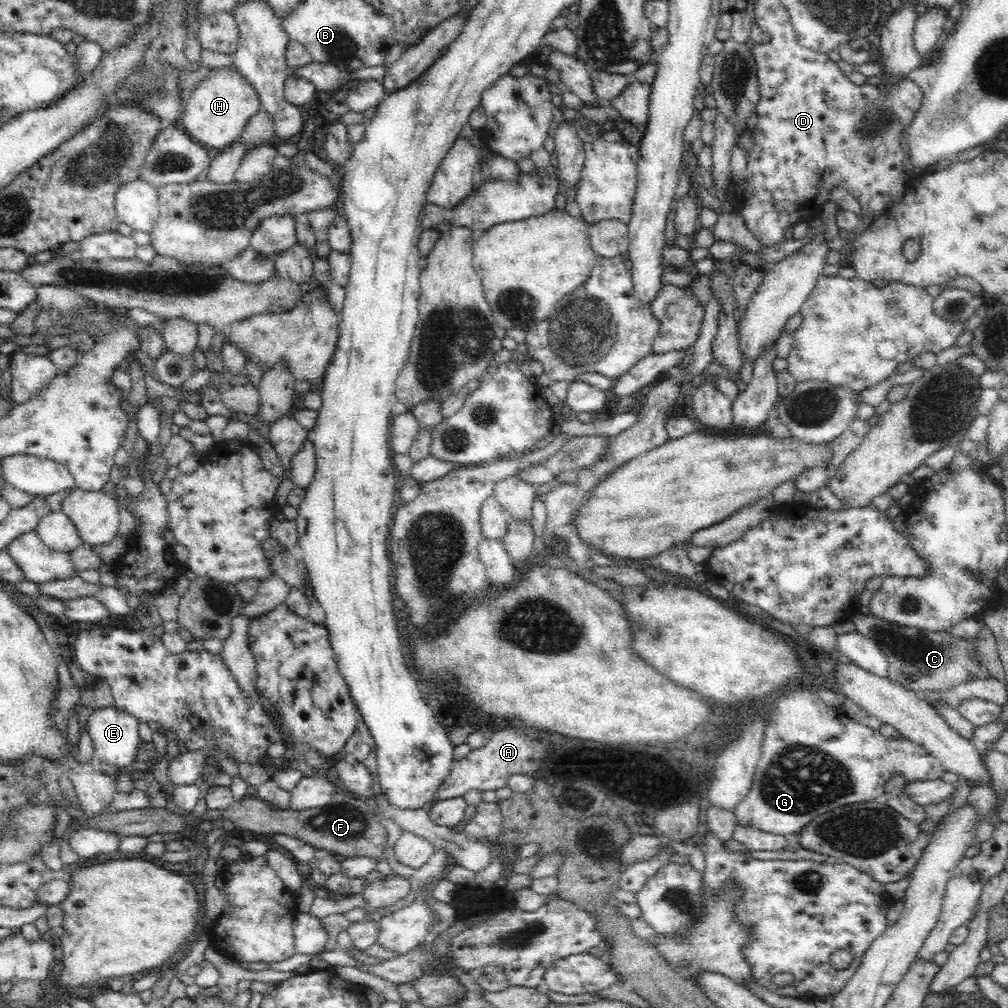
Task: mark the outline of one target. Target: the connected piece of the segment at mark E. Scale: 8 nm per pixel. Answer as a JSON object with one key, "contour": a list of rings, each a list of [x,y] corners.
{"contour":[[[114,707],[96,709],[86,725],[94,745],[94,755],[100,757],[102,763],[120,769],[118,776],[114,779],[117,792],[130,792],[136,786],[136,780],[132,778],[134,770],[130,770],[129,767],[136,761],[136,753],[142,744],[139,726],[140,721],[135,716],[118,711]]]}

